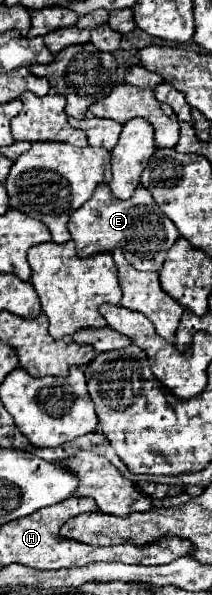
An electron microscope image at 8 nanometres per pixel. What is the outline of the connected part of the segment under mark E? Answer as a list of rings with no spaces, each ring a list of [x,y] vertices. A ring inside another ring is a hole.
[[[109,186],[95,188],[93,196],[79,210],[75,210],[75,214],[71,214],[67,228],[79,258],[89,258],[99,252],[113,252],[115,248],[121,248],[127,262],[143,272],[159,272],[167,258],[167,250],[179,238],[175,224],[159,210],[151,192],[143,186],[135,190],[133,198],[129,200],[115,198]]]

